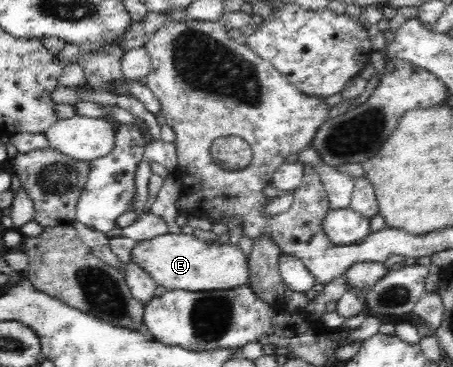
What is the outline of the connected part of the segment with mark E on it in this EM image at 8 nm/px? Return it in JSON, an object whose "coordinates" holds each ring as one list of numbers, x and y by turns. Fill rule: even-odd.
{"coordinates":[[167,233,161,236,156,236,151,240,138,242,131,251,130,262,138,264,145,272,149,273,158,286,166,288,167,291,215,291,215,290,231,290,239,286,249,284,250,269,248,255,245,255,239,245,233,245,230,242,219,243,201,241,193,234,184,233]]}

